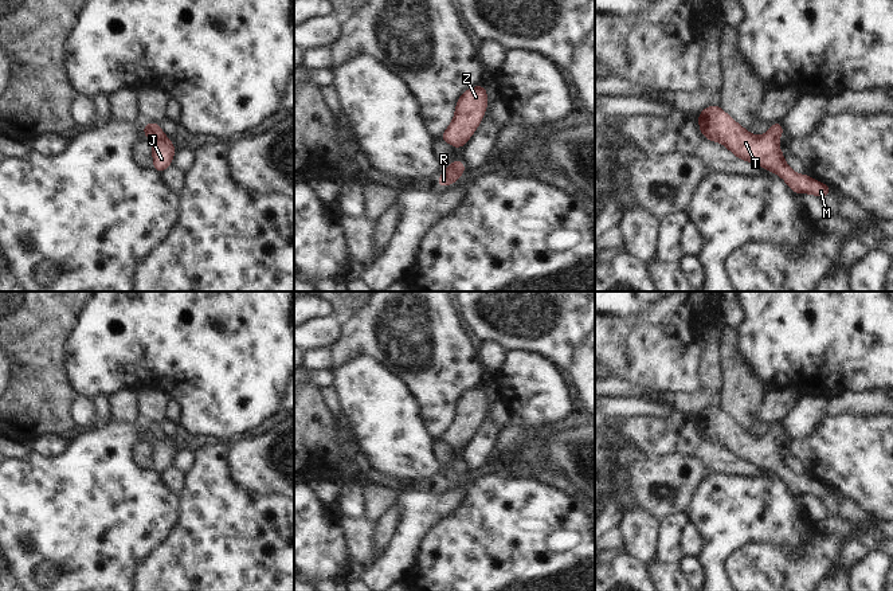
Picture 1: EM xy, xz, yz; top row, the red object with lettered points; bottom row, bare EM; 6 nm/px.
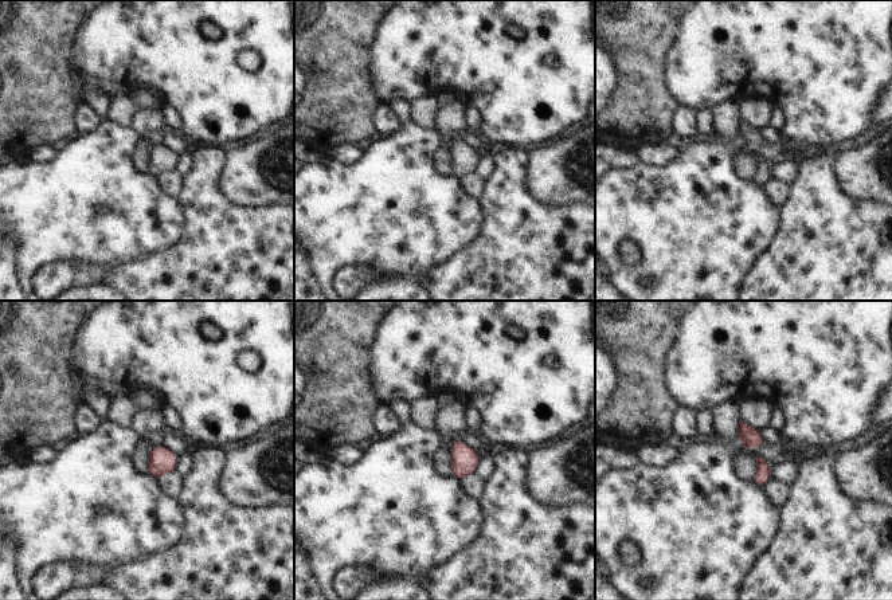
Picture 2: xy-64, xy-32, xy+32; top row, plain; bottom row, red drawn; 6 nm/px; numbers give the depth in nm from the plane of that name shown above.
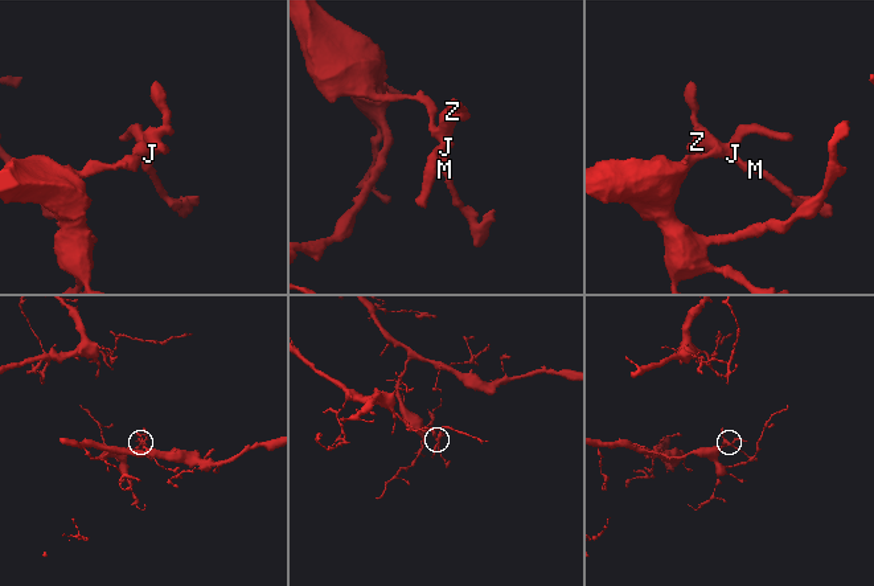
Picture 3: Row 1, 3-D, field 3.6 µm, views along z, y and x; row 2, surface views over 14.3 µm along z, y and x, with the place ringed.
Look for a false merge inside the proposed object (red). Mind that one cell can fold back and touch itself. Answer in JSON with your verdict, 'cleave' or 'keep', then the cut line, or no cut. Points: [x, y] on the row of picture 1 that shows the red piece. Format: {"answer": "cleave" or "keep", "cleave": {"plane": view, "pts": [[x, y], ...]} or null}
{"answer": "keep", "cleave": null}

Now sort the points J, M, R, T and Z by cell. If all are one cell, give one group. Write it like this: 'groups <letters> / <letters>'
groups J M R T Z

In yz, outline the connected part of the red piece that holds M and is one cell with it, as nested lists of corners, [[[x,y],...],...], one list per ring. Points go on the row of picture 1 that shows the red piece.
[[[720,105],[706,106],[697,118],[704,138],[725,145],[740,160],[753,163],[779,175],[795,195],[812,193],[822,200],[831,193],[833,188],[827,184],[806,173],[798,175],[787,165],[778,141],[786,133],[780,121],[772,122],[767,134],[752,136],[729,117]]]

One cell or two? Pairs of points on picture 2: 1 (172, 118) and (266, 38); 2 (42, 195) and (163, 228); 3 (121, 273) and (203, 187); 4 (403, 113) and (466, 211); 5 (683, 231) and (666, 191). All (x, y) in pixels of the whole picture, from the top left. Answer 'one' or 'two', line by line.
1: two
2: one
3: one
4: two
5: one

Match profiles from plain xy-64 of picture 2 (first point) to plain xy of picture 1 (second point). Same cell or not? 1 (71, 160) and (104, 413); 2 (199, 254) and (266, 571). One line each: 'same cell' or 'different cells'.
1: different cells
2: same cell

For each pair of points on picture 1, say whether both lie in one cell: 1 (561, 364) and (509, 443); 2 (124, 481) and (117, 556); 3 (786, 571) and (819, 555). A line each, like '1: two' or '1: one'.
1: two
2: one
3: one

